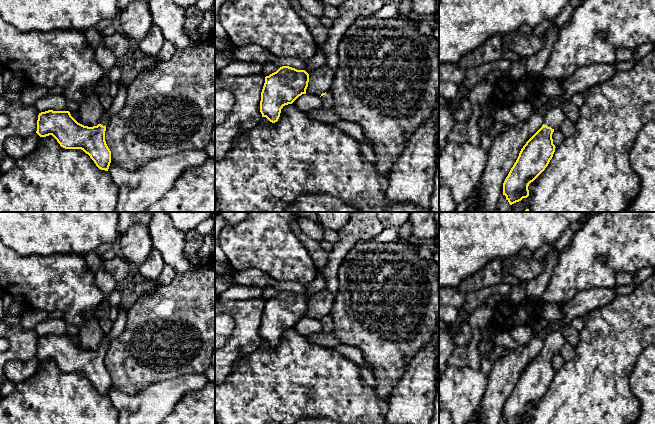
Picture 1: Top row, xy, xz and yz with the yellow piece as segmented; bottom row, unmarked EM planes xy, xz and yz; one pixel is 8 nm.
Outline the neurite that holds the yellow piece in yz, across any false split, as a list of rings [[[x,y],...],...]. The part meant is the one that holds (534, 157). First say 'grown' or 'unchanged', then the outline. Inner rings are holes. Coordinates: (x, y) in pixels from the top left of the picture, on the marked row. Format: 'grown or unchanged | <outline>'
grown | [[[552,107],[542,127],[526,142],[503,183],[503,195],[510,205],[529,196],[528,186],[548,166],[555,152],[552,134],[560,128],[565,114],[561,107]]]

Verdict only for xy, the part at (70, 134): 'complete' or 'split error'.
split error

